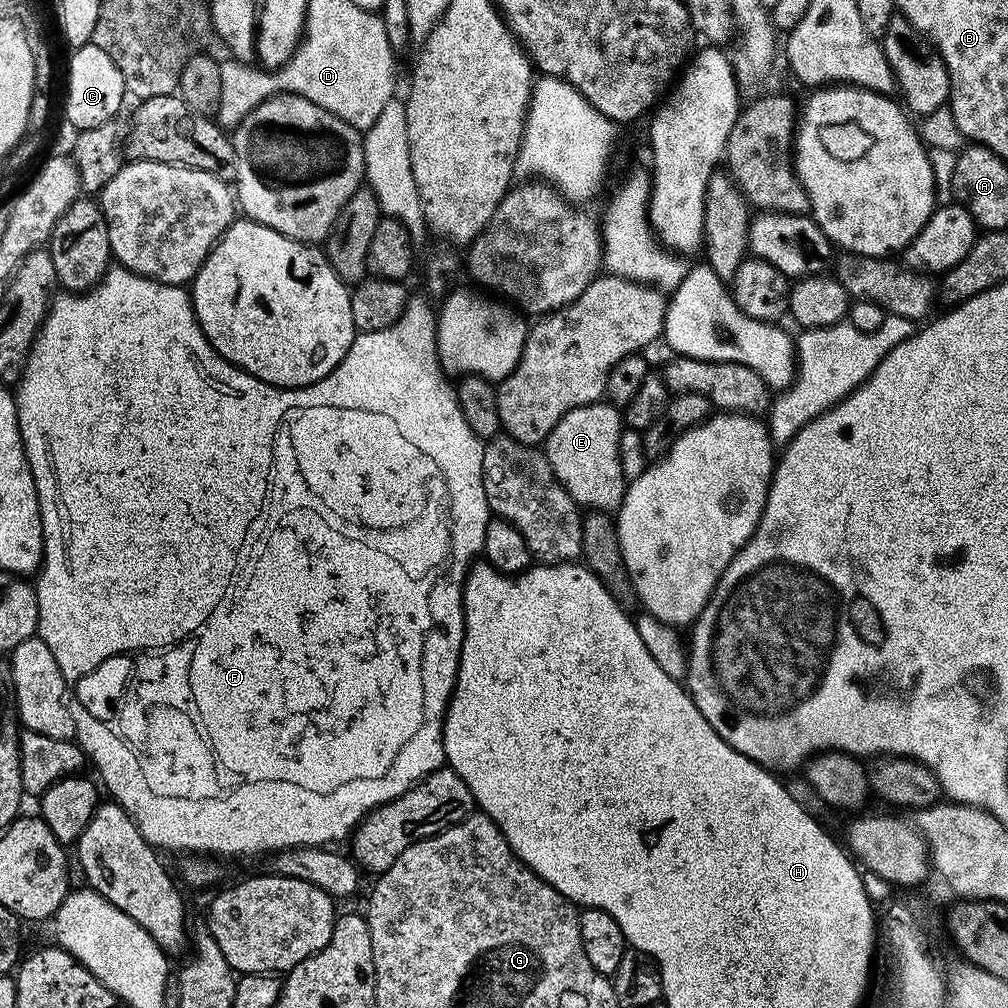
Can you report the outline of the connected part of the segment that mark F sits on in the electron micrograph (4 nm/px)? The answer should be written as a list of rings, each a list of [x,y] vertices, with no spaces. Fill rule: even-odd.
[[[112,266],[104,273],[104,279],[96,287],[79,294],[60,295],[53,299],[48,309],[48,316],[40,327],[28,360],[24,363],[24,370],[14,388],[20,437],[24,443],[24,453],[40,499],[40,521],[44,531],[44,562],[38,569],[38,575],[35,577],[37,580],[34,580],[38,598],[36,631],[40,640],[46,642],[46,646],[50,646],[50,654],[54,654],[54,662],[58,662],[58,670],[62,670],[67,681],[80,677],[81,673],[87,673],[89,668],[101,665],[101,661],[112,654],[127,652],[129,656],[134,656],[131,650],[138,646],[138,664],[130,664],[130,672],[126,674],[126,680],[114,702],[114,712],[110,718],[92,719],[92,716],[88,716],[76,703],[68,703],[76,727],[74,737],[76,743],[84,751],[90,764],[100,771],[99,783],[103,787],[104,784],[108,787],[108,792],[112,795],[109,797],[123,808],[125,814],[138,826],[146,842],[157,850],[165,848],[168,852],[180,852],[179,854],[207,854],[212,858],[264,855],[267,857],[269,854],[284,852],[288,848],[328,846],[342,839],[343,836],[344,839],[349,837],[360,821],[373,809],[379,808],[386,801],[396,800],[415,783],[423,780],[434,769],[445,763],[444,713],[448,711],[448,700],[452,697],[452,687],[456,685],[456,667],[460,664],[460,647],[464,641],[464,579],[468,577],[470,565],[484,551],[486,526],[490,519],[482,474],[485,441],[479,440],[474,430],[466,426],[466,418],[462,418],[456,389],[450,383],[444,367],[440,365],[440,355],[436,349],[434,308],[431,308],[422,297],[413,295],[408,301],[402,318],[398,318],[394,326],[386,330],[357,334],[342,362],[330,374],[326,374],[326,378],[305,388],[275,388],[272,384],[262,382],[248,372],[236,368],[212,349],[206,334],[202,334],[187,287],[179,284],[160,284],[157,280],[134,274],[129,268]],[[134,692],[138,692],[140,698],[136,698]],[[435,704],[438,712],[433,714],[432,729],[428,732],[428,715],[431,714]],[[122,728],[130,738],[128,740],[130,748],[124,748],[122,745]],[[134,744],[140,746],[140,750],[132,748]]]

